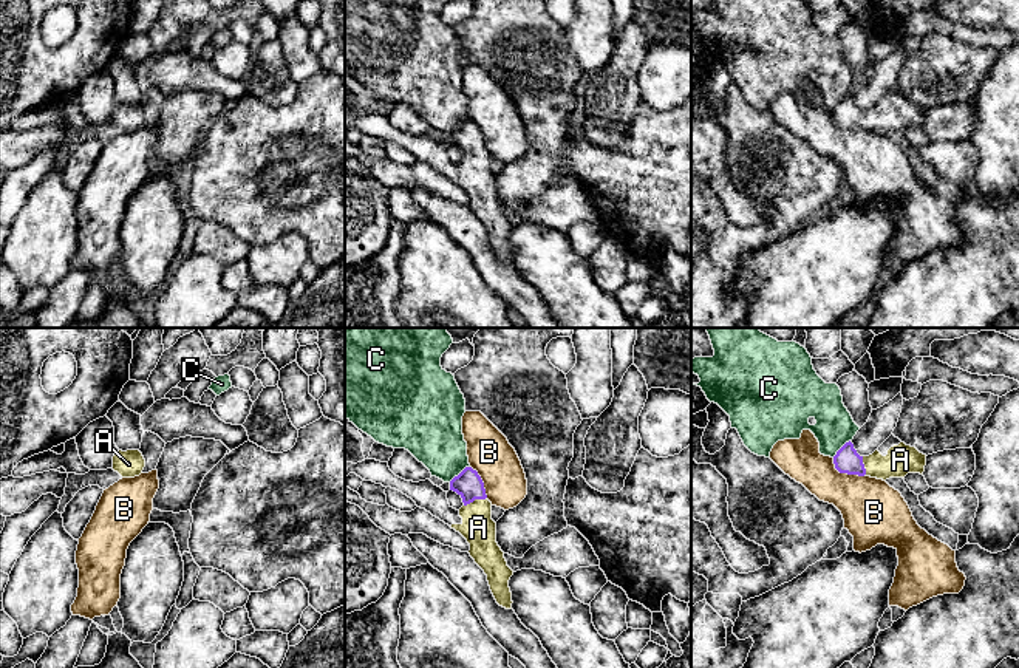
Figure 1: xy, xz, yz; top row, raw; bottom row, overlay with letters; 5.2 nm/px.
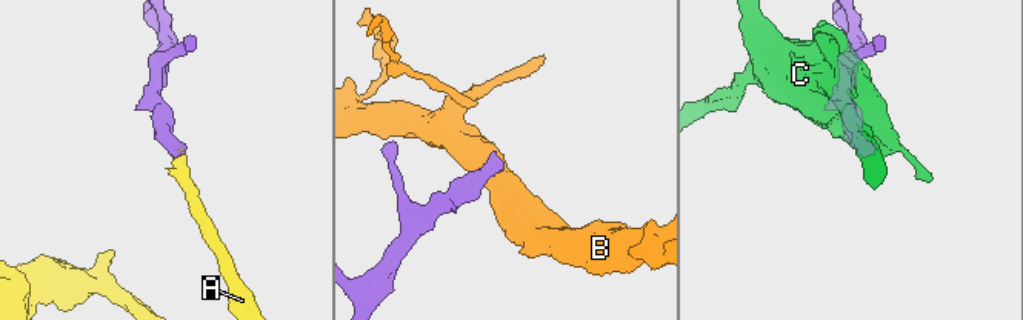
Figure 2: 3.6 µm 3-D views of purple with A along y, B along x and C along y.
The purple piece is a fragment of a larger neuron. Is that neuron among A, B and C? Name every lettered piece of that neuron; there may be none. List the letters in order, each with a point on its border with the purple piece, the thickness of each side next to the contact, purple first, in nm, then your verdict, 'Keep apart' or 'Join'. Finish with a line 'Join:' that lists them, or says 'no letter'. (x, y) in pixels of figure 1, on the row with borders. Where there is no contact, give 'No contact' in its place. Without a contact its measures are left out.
A: Touches purple at xz (475, 498). Thickness 140 nm (purple) against 170 nm. Join
B: Touches purple at yz (846, 472). Thickness 130 nm (purple) against 320 nm. Keep apart
C: Touches purple at xz (460, 473). Thickness 140 nm (purple) against 300 nm. Keep apart
Join: A

